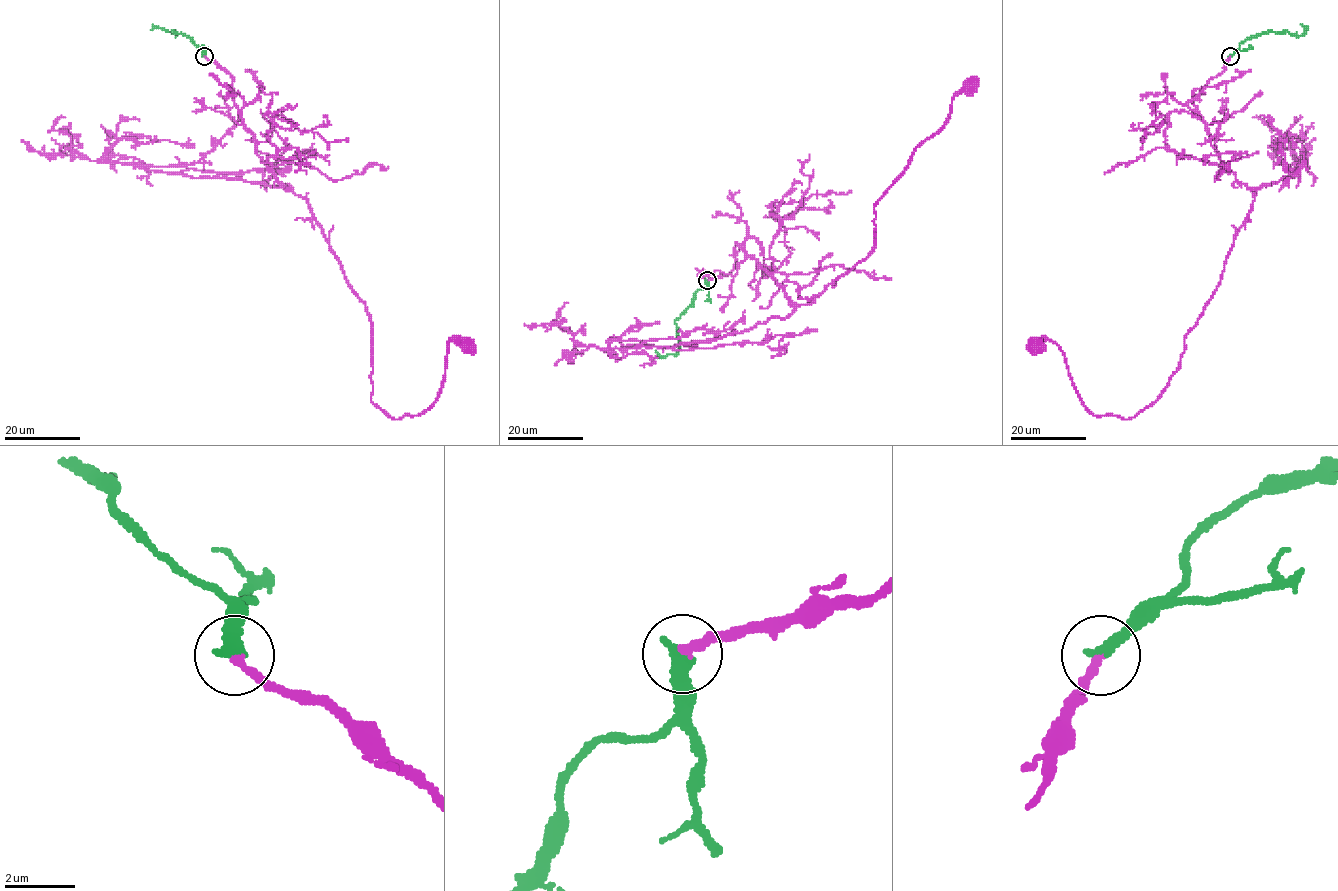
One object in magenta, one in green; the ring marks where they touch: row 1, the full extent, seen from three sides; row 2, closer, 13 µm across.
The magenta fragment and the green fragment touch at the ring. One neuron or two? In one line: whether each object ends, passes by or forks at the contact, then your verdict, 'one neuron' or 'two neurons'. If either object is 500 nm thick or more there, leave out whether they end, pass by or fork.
magenta ends there; green ends there; one neuron

